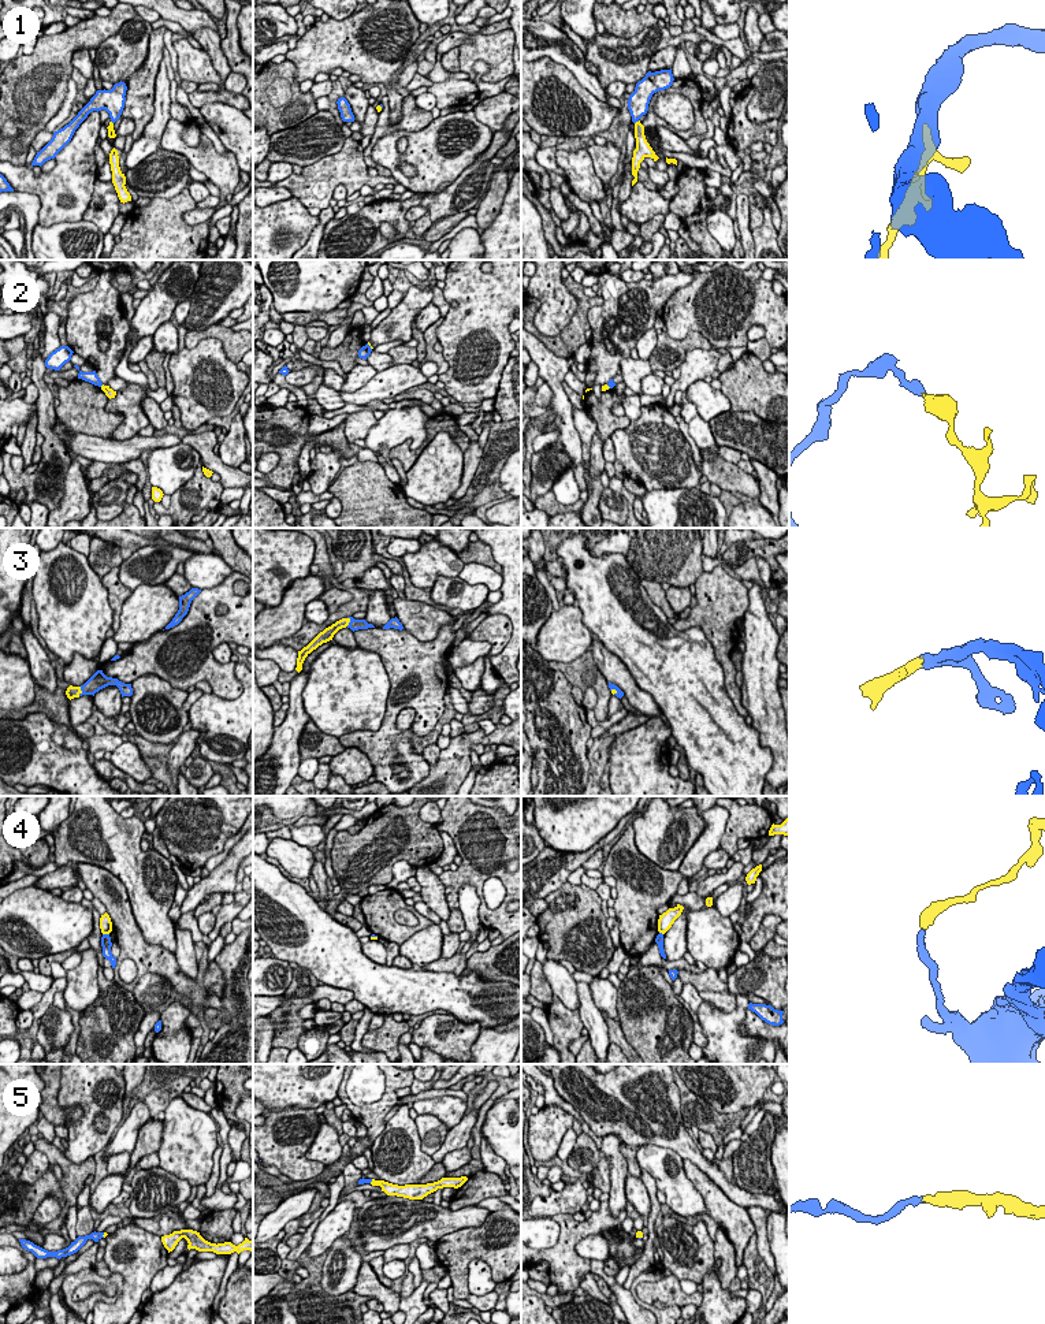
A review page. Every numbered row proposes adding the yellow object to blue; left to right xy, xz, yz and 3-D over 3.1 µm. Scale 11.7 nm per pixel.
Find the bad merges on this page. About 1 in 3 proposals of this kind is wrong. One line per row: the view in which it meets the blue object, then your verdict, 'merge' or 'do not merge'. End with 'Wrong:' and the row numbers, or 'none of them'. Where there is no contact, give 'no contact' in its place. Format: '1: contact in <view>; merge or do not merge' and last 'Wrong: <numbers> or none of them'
1: contact in yz; merge
2: contact in xz; do not merge
3: contact in xy; merge
4: contact in xy; do not merge
5: contact in xy; merge
Wrong: 2, 4

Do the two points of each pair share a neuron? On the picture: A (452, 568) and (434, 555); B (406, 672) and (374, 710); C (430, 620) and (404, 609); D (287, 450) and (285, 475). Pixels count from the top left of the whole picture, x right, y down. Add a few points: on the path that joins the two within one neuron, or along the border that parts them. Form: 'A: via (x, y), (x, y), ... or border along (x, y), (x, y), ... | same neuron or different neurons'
A: via (447, 564), (438, 560) | same neuron
B: border along (383, 662), (389, 698), (379, 725) | different neurons
C: via (423, 620), (411, 613) | same neuron
D: via (287, 456), (286, 469) | same neuron

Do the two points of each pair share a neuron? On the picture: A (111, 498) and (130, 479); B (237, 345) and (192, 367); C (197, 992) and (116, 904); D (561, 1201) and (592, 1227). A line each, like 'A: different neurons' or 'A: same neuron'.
A: same neuron
B: different neurons
C: same neuron
D: different neurons

